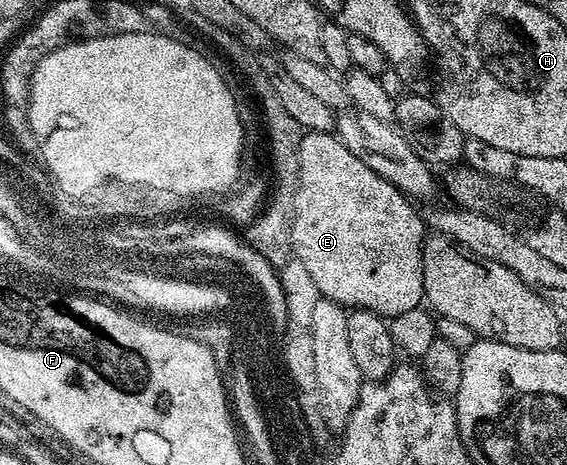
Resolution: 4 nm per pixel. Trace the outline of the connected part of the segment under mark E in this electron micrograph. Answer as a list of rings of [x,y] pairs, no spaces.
[[[306,132],[302,137],[298,147],[298,157],[300,158],[300,190],[296,194],[296,214],[291,224],[292,246],[294,247],[293,259],[304,262],[304,267],[308,269],[308,274],[316,281],[316,290],[319,297],[341,304],[347,310],[363,308],[369,312],[375,312],[383,318],[393,318],[406,313],[407,310],[419,307],[423,303],[422,287],[424,286],[424,270],[422,269],[422,242],[428,235],[427,225],[418,217],[418,212],[413,208],[411,197],[401,192],[392,182],[380,178],[348,146],[344,146],[338,141],[337,135],[329,132]]]

